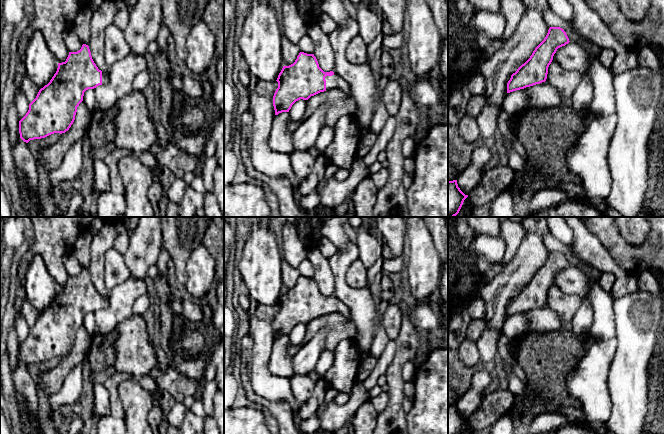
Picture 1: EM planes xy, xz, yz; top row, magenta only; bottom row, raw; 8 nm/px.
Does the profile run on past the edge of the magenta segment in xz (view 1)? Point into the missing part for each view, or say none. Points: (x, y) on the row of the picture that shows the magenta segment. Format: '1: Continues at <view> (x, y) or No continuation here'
1: Continues at xz (335, 81)

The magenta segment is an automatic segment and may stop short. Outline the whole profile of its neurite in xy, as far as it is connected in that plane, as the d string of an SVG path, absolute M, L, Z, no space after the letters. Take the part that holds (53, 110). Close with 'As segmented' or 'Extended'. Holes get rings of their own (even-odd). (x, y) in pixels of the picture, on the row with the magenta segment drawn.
M83 44L77 52L69 52L65 62L58 63L58 68L50 82L41 88L36 98L29 104L29 110L19 121L20 138L28 143L30 140L45 138L54 133L65 133L69 130L75 120L77 107L83 101L84 92L94 89L109 81L109 73L103 73L94 63L89 46Z. Extended

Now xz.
M304 52L299 53L293 64L283 66L276 81L278 88L273 96L275 115L289 112L296 101L308 100L326 90L339 89L352 95L346 80L333 71L324 72L314 54Z. Extended

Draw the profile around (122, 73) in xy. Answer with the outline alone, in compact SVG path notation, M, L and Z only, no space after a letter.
M129 53L109 67L109 81L94 88L98 109L108 110L133 91L133 80L146 70L144 56Z

